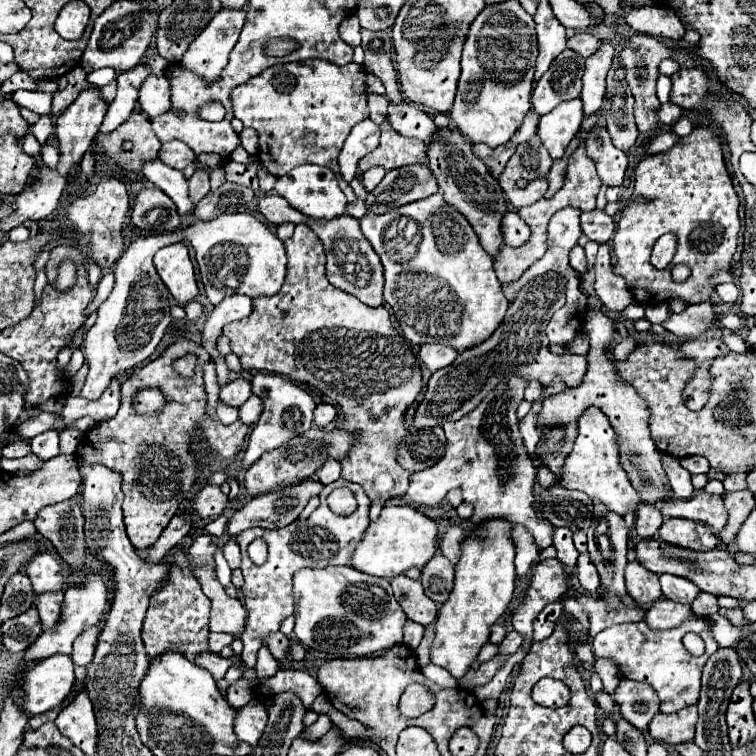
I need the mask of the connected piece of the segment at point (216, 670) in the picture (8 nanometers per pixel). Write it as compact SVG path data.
M203 652L203 654L199 654L199 656L195 658L195 664L207 668L207 670L213 674L215 680L221 680L221 678L225 676L227 668L231 666L231 660L225 660L225 658L221 658L221 656L217 656L217 654L211 654L211 652Z

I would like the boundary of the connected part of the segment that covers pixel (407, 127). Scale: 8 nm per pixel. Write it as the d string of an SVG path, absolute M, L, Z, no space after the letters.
M389 102L389 114L387 120L391 122L391 126L395 128L395 132L401 132L403 136L411 136L411 138L419 138L427 144L427 140L431 140L431 136L437 132L435 122L431 120L429 114L425 114L423 110L419 110L417 106L409 104L409 102L401 102L401 104L393 104Z

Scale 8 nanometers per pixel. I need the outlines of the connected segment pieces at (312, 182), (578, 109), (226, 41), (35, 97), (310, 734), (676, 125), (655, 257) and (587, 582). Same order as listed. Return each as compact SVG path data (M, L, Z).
M303 164L303 166L293 168L287 176L277 178L275 192L279 196L283 196L289 202L291 208L299 210L301 214L305 214L305 216L309 216L313 220L333 220L333 218L345 214L347 200L345 200L341 188L337 184L337 178L329 168L323 168L323 166Z
M581 98L567 100L559 104L559 108L553 108L549 114L541 116L537 134L553 160L563 158L565 148L581 128L581 120L583 120Z
M221 8L185 52L181 60L183 68L199 72L207 82L217 80L221 70L227 66L229 52L241 34L245 16L245 8Z
M17 90L11 100L19 106L19 108L27 108L37 112L39 116L51 114L51 104L53 104L53 94L47 92L27 92L27 90Z
M321 714L321 716L315 720L315 724L311 724L309 728L305 728L305 730L301 732L301 736L303 736L305 740L309 740L309 742L317 742L317 740L323 738L329 730L331 730L331 720L329 720L327 714Z
M681 116L679 120L675 120L671 124L671 132L677 134L677 136L687 136L691 130L693 130L693 124L691 124L691 120L687 116Z
M665 234L661 236L655 246L653 246L653 254L651 254L651 264L657 270L663 270L669 266L673 254L675 254L675 246L677 246L677 238L675 234Z
M581 554L577 560L577 580L587 592L595 592L599 586L599 572L593 566L589 554Z

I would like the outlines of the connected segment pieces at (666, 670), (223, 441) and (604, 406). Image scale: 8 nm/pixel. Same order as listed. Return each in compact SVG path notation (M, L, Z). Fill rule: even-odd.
M693 616L691 620L683 622L677 628L671 628L671 630L651 630L645 622L609 626L593 638L591 646L593 646L595 656L617 662L617 666L625 678L651 684L653 690L659 694L660 711L665 714L679 712L691 704L697 704L703 664L719 648L719 644L715 642L715 638L711 634L709 624L699 616ZM687 632L695 632L703 638L703 642L705 642L703 656L691 656L685 650L681 640Z
M179 340L173 346L169 346L161 358L135 370L123 382L119 412L113 418L103 420L95 424L89 432L85 432L75 450L75 456L78 456L81 462L89 465L103 464L121 474L121 490L125 494L123 516L127 536L137 550L151 548L169 524L169 520L173 518L173 514L179 510L181 502L187 500L191 488L183 488L183 472L191 472L191 484L195 484L195 478L201 472L201 458L207 450L195 452L189 446L193 430L201 428L211 452L219 454L221 458L235 458L241 452L245 436L249 432L249 426L243 426L241 420L237 420L231 426L225 426L207 416L207 394L203 390L201 374L205 362L209 362L209 356L205 348L197 342ZM181 354L197 354L197 368L191 378L183 378L173 370L173 362ZM143 388L159 388L165 396L165 408L155 416L139 416L133 410L133 398Z
M593 310L587 314L585 328L591 338L591 348L587 352L589 368L587 368L585 380L577 388L569 388L561 394L547 398L537 416L537 428L545 428L551 424L569 424L583 414L583 408L589 408L589 406L601 408L617 434L621 464L623 464L623 470L627 472L633 488L639 492L639 502L643 502L643 504L663 502L671 496L671 486L669 486L667 474L661 464L663 454L655 448L655 444L651 440L651 432L649 432L651 410L649 410L647 402L631 388L631 384L627 384L615 372L615 364L605 358L605 352L609 350L609 342L615 334L615 322L611 318L607 318L607 314L603 310Z

